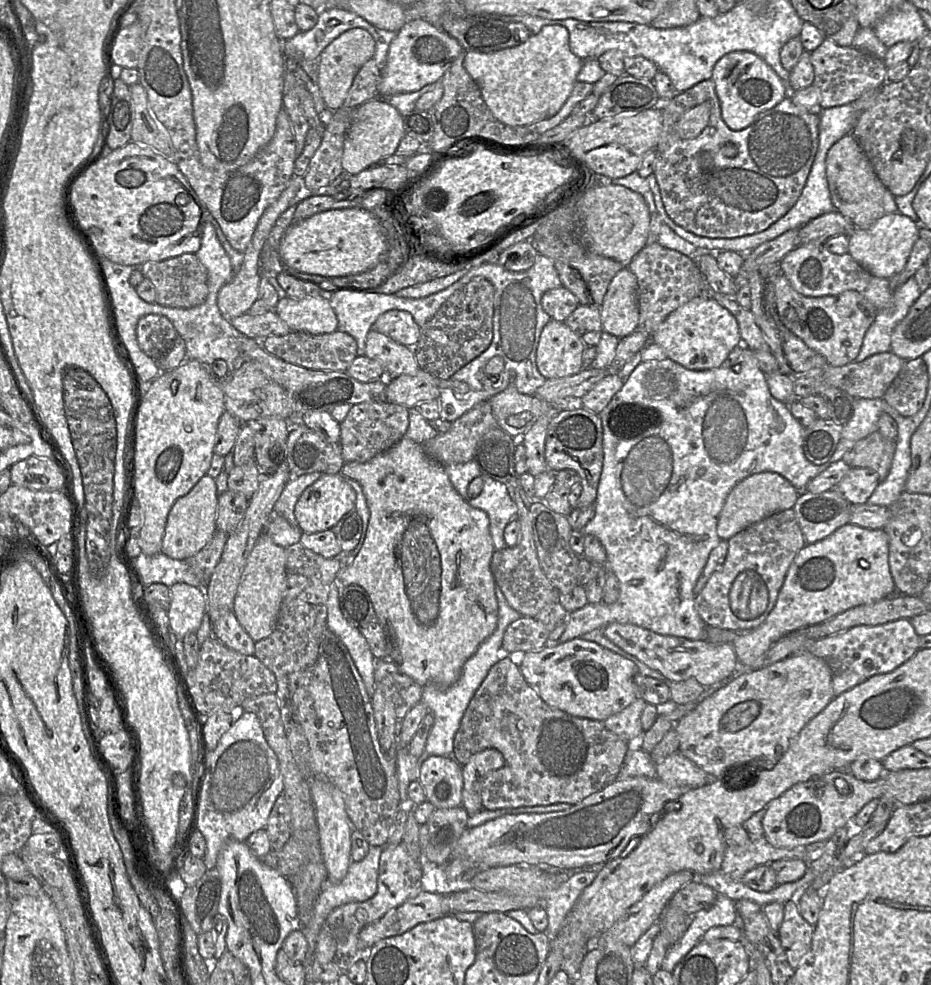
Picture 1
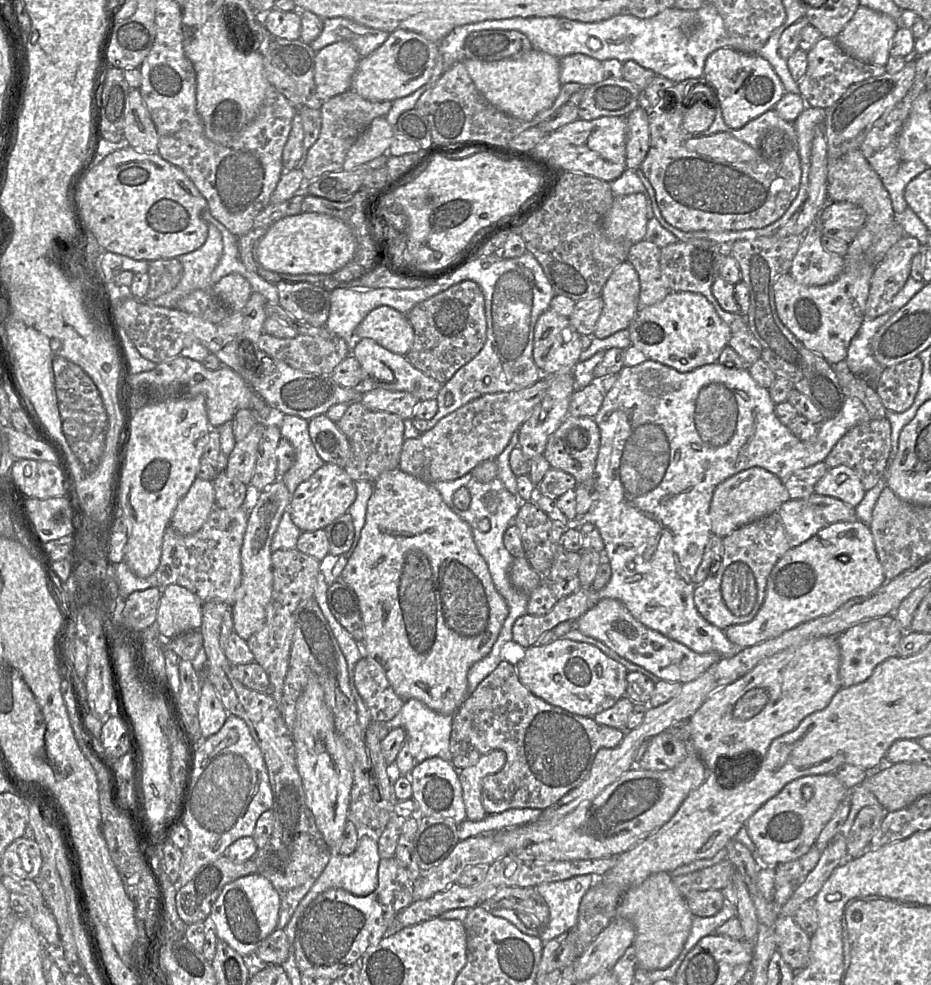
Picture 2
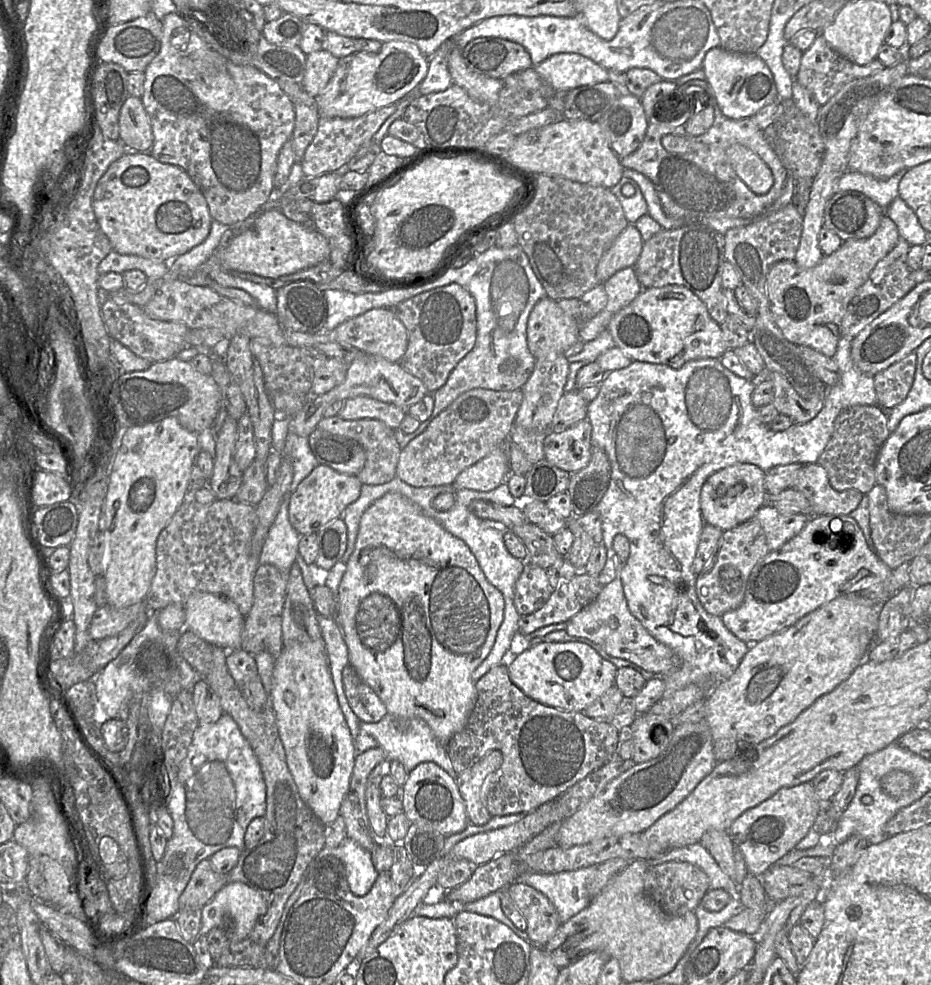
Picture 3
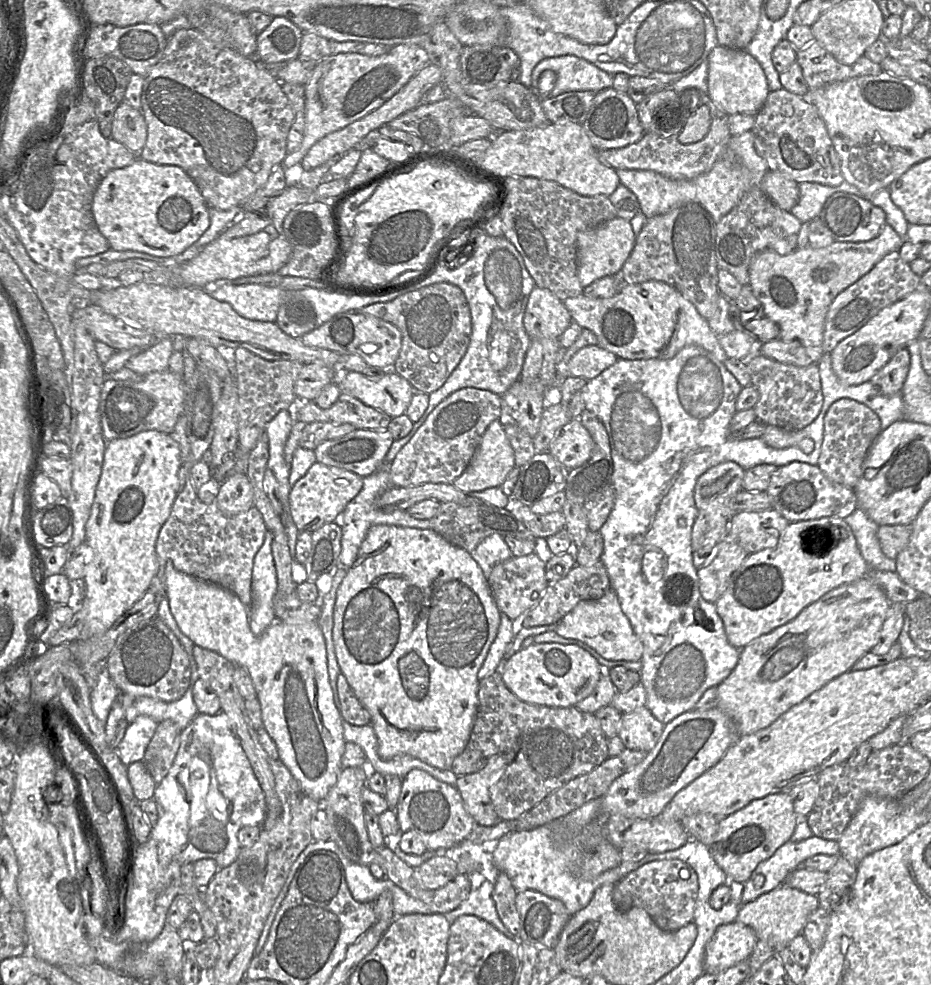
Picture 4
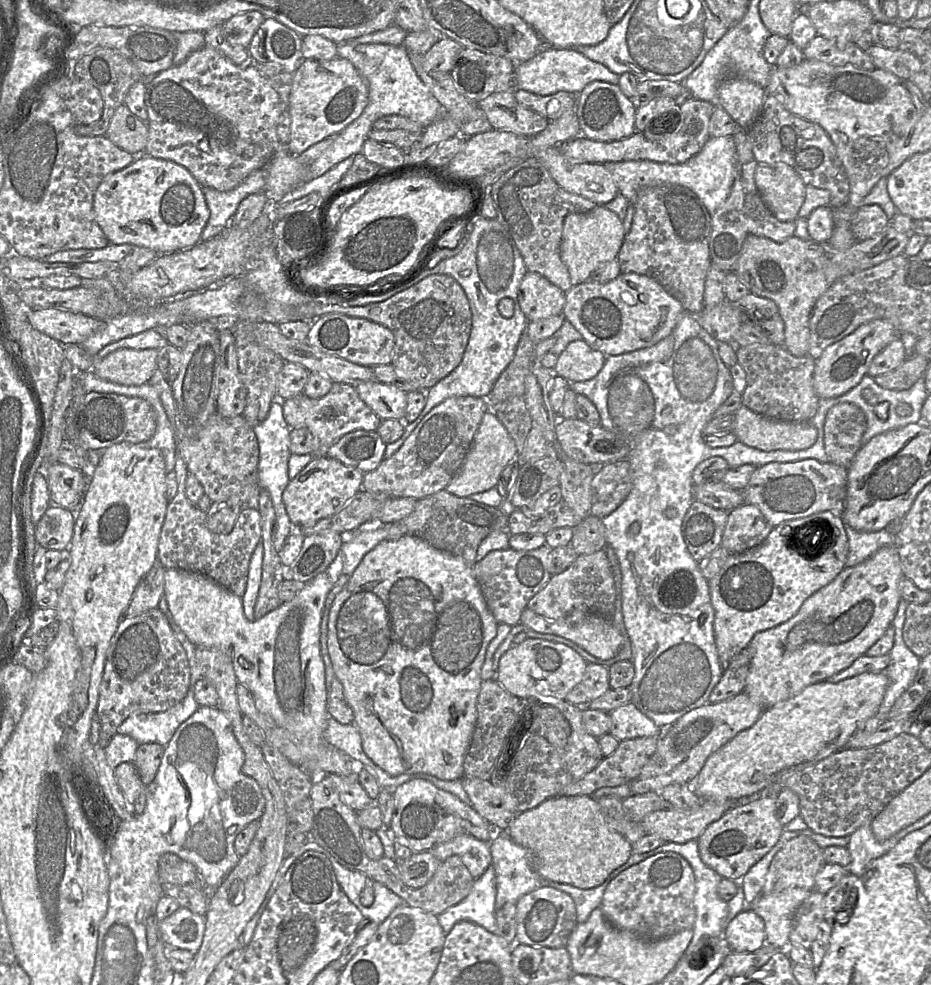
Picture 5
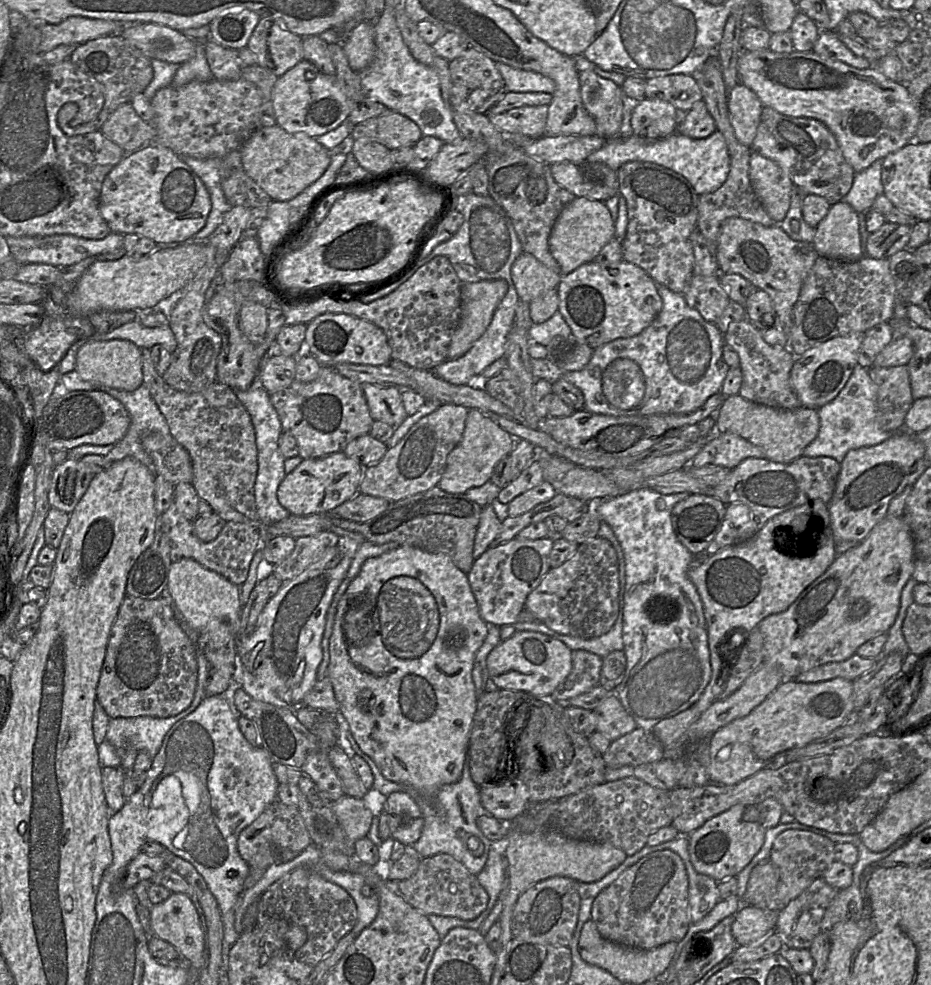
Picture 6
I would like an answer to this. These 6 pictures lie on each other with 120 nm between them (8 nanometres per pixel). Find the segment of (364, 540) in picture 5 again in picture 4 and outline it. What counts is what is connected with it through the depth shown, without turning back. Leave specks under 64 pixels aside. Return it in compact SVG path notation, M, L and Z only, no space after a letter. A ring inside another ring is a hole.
M383 465L375 473L363 477L363 487L360 492L346 505L343 512L336 517L335 521L341 526L342 530L341 552L339 555L338 568L342 567L348 569L353 565L357 558L360 545L372 525L389 524L402 527L430 529L429 519L416 519L406 510L382 510L382 508L378 506L378 498L390 487L393 486L391 485L388 467Z

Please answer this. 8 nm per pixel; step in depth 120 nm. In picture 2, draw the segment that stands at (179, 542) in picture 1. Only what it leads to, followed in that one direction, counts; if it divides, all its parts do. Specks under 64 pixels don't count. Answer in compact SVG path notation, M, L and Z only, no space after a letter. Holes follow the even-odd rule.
M196 478L177 505L170 526L184 536L195 534L205 524L214 506L213 482Z

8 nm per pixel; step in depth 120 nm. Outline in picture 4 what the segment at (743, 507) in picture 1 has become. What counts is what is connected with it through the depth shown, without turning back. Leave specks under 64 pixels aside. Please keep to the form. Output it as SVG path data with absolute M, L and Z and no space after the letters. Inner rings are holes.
M733 461L709 468L696 482L694 500L698 511L715 512L730 520L736 513L734 498L743 490L744 473Z

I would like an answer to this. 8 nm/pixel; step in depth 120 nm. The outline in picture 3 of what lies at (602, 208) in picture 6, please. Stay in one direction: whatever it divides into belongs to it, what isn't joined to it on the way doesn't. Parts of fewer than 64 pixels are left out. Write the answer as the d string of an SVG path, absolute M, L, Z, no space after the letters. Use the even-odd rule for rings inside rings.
M628 224L613 241L597 265L596 275L600 283L604 283L624 268L634 267L641 254L643 244L638 229L634 224Z

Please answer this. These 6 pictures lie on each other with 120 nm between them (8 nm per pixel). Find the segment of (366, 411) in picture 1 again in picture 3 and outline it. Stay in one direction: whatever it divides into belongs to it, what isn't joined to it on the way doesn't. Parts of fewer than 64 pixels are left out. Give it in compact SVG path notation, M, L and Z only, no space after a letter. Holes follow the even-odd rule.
M339 416L322 418L318 429L328 433L349 438L358 442L364 449L366 460L363 469L357 474L362 484L380 485L393 480L399 461L401 447L396 438L396 430L376 419L344 420Z

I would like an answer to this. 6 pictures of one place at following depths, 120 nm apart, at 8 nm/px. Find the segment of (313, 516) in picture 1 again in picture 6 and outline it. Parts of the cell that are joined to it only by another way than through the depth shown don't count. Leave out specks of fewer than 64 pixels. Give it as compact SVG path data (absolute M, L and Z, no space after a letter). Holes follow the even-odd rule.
M343 451L320 458L303 459L281 481L277 489L277 498L281 506L293 515L329 515L331 510L351 499L359 492L363 474L364 467L357 461L347 457Z

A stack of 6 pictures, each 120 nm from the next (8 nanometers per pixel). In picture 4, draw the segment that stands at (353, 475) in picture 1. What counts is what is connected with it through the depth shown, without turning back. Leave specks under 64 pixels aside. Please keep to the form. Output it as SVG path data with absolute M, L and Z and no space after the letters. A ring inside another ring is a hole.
M377 524L369 528L355 562L347 569L338 587L333 610L332 638L340 672L345 676L361 705L370 714L370 725L377 737L377 753L381 759L391 760L398 756L410 755L440 770L451 769L453 760L464 750L471 734L478 707L477 674L497 636L500 614L488 581L470 553L453 546L429 528L389 524Z

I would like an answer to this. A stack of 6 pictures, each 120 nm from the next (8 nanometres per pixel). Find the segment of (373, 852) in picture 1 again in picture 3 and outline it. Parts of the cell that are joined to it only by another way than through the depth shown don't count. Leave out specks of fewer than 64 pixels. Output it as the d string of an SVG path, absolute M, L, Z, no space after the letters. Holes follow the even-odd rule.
M348 838L344 839L338 847L329 848L325 846L318 854L321 854L325 850L330 851L329 855L341 859L344 863L346 879L351 892L356 896L366 895L379 875L372 862L372 853L363 849L354 840Z

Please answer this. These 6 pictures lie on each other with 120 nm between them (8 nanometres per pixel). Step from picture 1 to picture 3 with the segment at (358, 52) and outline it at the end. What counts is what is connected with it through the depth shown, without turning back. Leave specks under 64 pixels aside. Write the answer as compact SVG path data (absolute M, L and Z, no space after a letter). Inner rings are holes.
M319 50L307 55L303 89L312 97L321 94L333 76L339 59L326 50Z

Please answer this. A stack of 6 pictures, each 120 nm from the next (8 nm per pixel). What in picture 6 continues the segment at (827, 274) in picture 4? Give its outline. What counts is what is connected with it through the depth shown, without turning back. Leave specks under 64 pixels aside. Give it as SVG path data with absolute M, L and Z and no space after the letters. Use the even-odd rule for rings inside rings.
M730 217L730 218L727 218L722 223L718 241L716 243L716 256L717 256L717 261L718 261L718 265L719 265L721 274L731 274L731 273L739 274L743 276L744 278L746 278L747 280L749 280L753 285L755 285L758 288L758 290L763 290L770 296L770 298L772 299L773 305L774 305L776 315L779 321L781 322L781 324L783 325L785 332L787 332L787 345L788 345L788 333L793 325L793 307L798 300L800 290L801 290L804 280L806 279L810 269L812 268L816 259L819 256L818 252L815 250L813 246L813 243L793 240L778 225L764 226L762 224L752 222L746 219L742 219L739 217ZM885 222L876 232L869 234L865 248L872 259L887 259L908 246L912 227Z

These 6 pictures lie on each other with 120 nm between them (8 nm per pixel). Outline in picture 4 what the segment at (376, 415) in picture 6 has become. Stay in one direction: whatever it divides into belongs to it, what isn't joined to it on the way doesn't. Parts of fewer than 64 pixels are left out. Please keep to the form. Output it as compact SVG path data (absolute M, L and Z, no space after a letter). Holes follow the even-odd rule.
M336 370L336 383L341 392L347 393L367 406L378 409L391 418L406 413L415 390L411 384L387 370L381 377L366 377L355 371Z

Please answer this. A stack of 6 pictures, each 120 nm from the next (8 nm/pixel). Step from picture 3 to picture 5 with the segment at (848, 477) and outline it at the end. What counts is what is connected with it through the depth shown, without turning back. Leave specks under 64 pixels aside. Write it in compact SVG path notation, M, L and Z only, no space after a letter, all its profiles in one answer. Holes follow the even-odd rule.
M840 403L831 407L824 422L824 448L828 462L848 469L862 446L866 427L866 416L858 406Z

